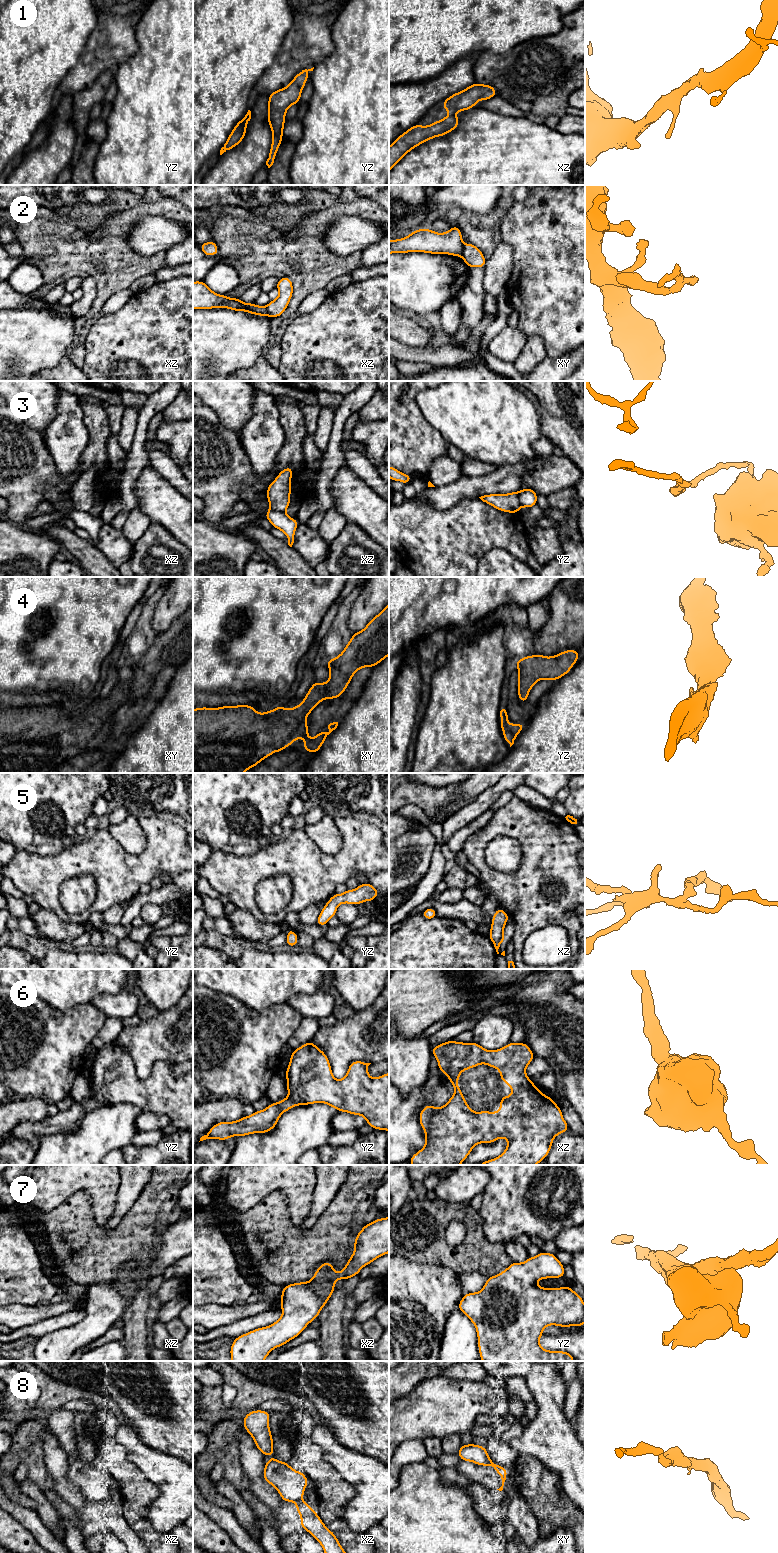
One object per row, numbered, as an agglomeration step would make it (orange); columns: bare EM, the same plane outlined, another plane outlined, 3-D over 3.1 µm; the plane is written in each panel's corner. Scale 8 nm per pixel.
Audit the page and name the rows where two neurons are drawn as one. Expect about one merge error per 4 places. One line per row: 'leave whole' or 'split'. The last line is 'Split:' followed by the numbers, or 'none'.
1: leave whole
2: split
3: split
4: leave whole
5: leave whole
6: leave whole
7: leave whole
8: split
Split: 2, 3, 8

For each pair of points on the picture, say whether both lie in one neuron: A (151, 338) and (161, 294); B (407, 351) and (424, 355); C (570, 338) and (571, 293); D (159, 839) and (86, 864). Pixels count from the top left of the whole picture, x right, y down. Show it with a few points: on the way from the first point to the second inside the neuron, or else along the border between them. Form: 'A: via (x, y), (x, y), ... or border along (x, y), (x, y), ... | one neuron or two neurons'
A: via (161, 327), (161, 305) | one neuron
B: via (411, 354), (420, 354) | one neuron
C: via (570, 327), (570, 304) | one neuron
D: via (147, 859), (132, 874), (118, 873), (106, 864) | one neuron

